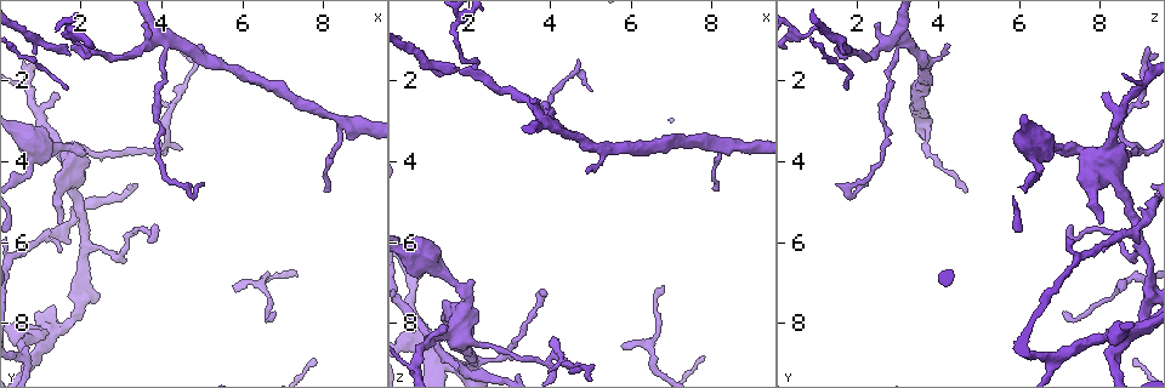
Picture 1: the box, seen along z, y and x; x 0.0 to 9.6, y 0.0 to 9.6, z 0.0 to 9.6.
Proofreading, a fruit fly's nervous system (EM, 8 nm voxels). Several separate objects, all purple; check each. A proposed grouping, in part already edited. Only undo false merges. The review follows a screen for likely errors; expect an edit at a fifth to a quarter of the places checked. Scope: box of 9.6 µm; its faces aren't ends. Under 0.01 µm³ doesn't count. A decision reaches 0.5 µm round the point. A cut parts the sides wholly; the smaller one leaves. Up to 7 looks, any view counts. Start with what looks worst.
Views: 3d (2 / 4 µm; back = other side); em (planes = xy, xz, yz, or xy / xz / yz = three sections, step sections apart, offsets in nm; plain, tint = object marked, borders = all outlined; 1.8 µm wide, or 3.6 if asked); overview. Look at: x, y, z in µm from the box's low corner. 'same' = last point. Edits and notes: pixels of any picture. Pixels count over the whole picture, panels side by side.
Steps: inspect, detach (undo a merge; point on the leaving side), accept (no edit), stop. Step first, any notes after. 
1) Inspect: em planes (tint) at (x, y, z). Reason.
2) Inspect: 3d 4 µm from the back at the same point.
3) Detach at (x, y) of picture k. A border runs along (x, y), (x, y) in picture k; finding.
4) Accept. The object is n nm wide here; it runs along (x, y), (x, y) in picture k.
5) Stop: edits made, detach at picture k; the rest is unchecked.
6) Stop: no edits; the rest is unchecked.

Inspect: 3d 4 µm from the back at (1.25, 8.20, 8.95). Four or more arms meet.

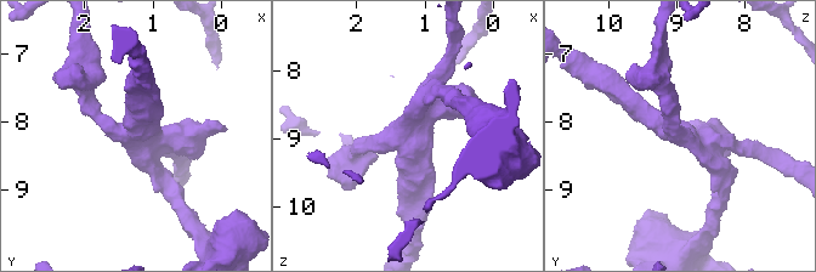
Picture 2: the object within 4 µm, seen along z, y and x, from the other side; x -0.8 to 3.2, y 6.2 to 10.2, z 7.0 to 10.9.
Inspect: em xy step 16 (tint) at (1.25, 8.15, 8.90). Now the EM.

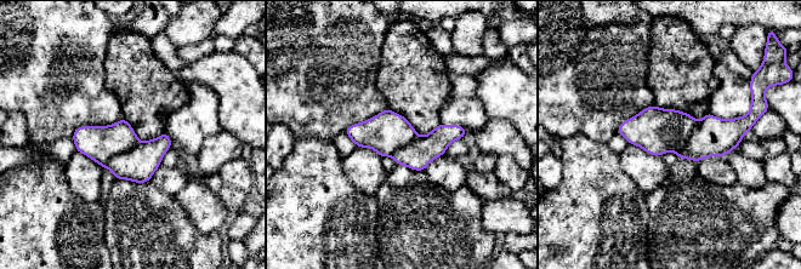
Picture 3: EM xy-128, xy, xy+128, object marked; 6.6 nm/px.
Inspect: em planes (tint) at the same point. Cut it another way.

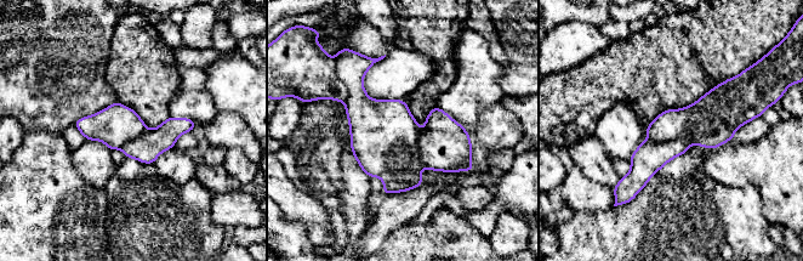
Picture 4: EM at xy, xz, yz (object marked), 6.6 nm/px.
Detach at (701, 124) of picture 4. The object is 300 nm wide here; a border runs along (648, 138), (684, 140), (689, 145) in picture 4; a second neuron is stuck on.

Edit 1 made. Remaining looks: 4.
Inspect: em 3.6 µm yz step 8 (tint) at (1.80, 4.10, 8.10). Calibre changes.

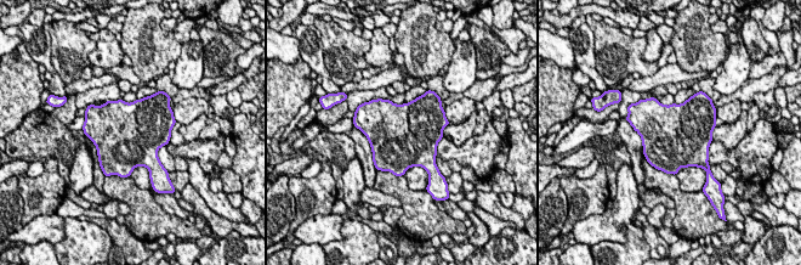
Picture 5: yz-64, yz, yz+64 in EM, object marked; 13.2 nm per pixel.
Accept. Continuous, no second neuron.

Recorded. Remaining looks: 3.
Inspect: em planes (tint) at (4.30, 1.15, 3.15). Looks like a crossing.

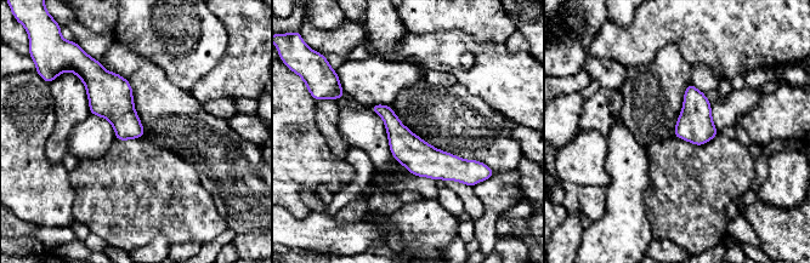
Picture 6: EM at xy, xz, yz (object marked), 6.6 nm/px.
Accept. It runs along (375, 108), (428, 161), (470, 172) in picture 6; continuous, no second neuron.

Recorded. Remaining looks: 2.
Stop: edits made, detach at picture 4; the rest is unchecked.

